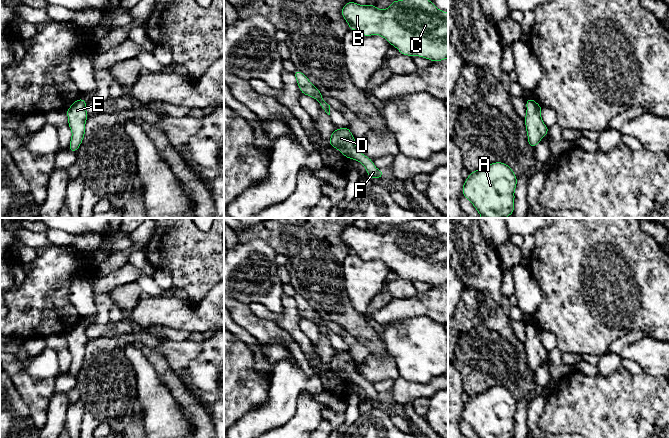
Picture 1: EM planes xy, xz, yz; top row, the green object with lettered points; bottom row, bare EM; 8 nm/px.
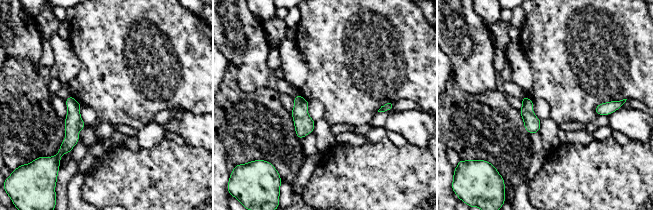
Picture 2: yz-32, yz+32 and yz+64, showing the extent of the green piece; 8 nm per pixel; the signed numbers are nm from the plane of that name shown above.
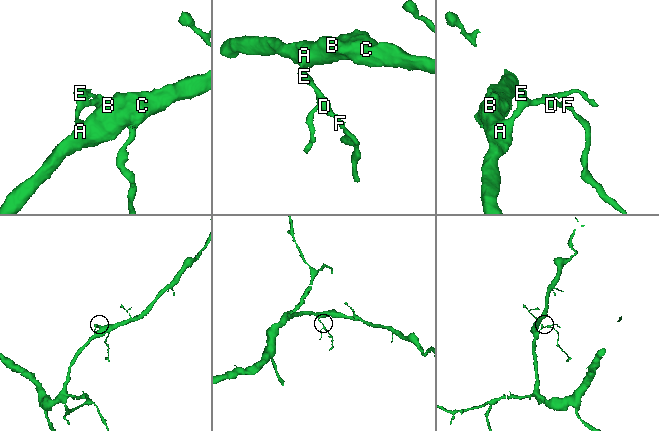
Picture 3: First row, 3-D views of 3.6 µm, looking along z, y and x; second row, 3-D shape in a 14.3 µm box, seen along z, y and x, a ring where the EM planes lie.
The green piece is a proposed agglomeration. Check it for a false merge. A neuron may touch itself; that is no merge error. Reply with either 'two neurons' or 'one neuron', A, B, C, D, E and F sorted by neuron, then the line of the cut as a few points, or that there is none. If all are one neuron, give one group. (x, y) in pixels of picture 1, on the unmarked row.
one neuron | A B C D E F | no cut

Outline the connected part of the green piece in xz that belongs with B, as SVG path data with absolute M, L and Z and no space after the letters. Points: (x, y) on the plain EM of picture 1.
M423 219L392 225L388 233L377 233L374 228L359 229L351 225L343 230L341 239L350 254L363 260L380 259L402 279L419 280L432 286L448 282L448 236L438 233Z

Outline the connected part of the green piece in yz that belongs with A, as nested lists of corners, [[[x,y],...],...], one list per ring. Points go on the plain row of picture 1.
[[[494,386],[470,396],[462,418],[479,438],[513,438],[517,400],[503,386]]]

